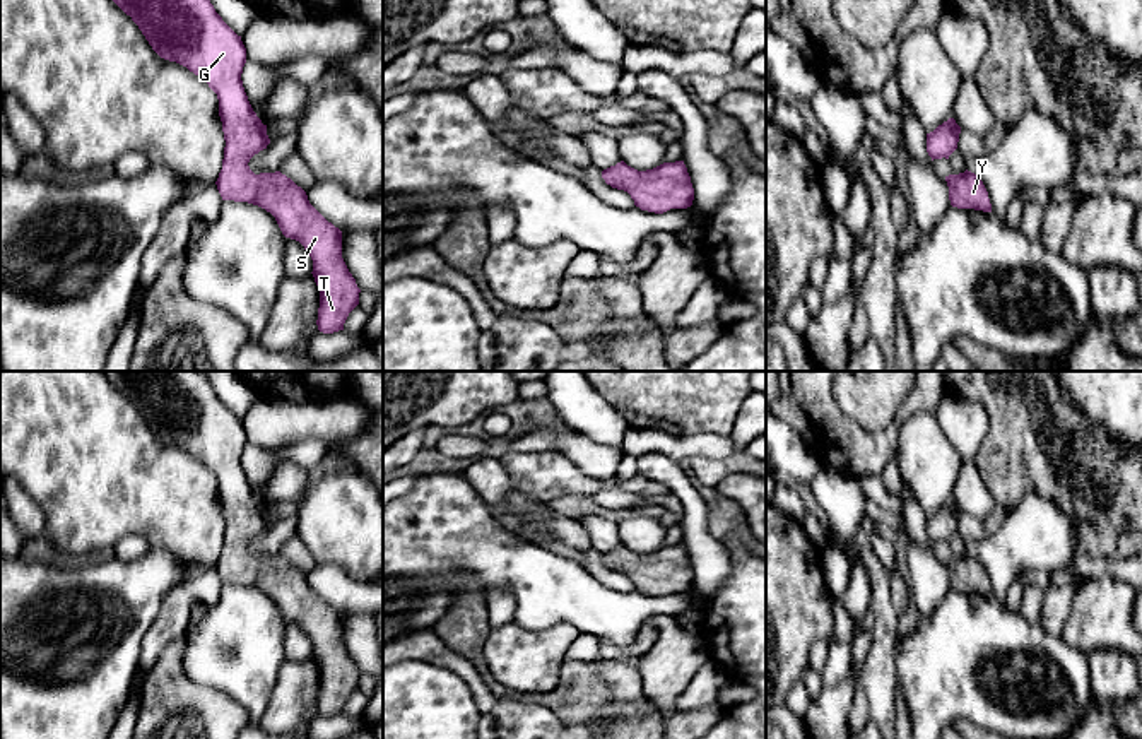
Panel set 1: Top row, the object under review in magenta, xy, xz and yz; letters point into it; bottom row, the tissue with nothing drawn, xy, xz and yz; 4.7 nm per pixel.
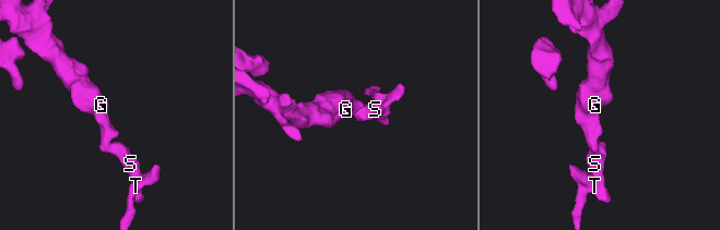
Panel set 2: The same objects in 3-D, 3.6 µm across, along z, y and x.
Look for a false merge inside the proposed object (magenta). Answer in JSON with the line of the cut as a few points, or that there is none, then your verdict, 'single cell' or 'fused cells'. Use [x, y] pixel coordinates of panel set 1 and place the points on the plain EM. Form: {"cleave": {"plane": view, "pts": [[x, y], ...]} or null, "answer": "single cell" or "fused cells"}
{"cleave": null, "answer": "single cell"}

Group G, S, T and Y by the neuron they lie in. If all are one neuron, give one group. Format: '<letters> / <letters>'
G S T Y

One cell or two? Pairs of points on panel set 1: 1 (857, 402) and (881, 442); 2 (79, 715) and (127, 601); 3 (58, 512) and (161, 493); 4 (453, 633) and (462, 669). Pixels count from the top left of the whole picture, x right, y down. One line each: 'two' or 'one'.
1: two
2: one
3: one
4: two

